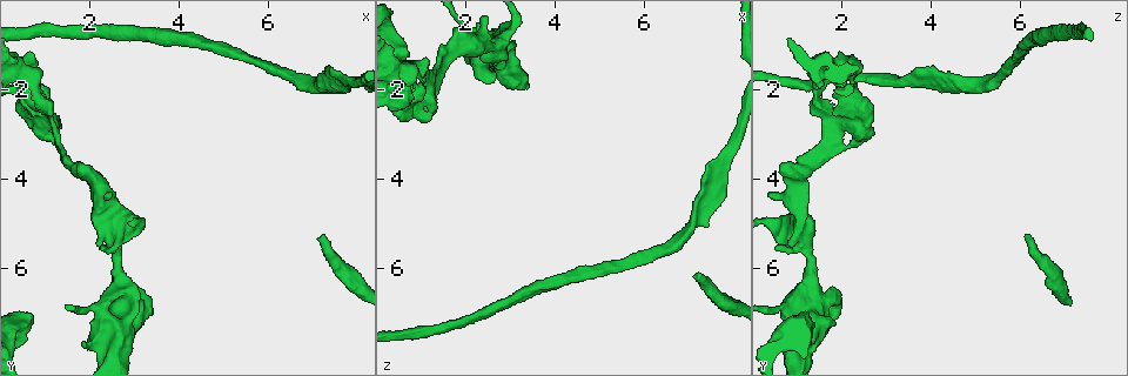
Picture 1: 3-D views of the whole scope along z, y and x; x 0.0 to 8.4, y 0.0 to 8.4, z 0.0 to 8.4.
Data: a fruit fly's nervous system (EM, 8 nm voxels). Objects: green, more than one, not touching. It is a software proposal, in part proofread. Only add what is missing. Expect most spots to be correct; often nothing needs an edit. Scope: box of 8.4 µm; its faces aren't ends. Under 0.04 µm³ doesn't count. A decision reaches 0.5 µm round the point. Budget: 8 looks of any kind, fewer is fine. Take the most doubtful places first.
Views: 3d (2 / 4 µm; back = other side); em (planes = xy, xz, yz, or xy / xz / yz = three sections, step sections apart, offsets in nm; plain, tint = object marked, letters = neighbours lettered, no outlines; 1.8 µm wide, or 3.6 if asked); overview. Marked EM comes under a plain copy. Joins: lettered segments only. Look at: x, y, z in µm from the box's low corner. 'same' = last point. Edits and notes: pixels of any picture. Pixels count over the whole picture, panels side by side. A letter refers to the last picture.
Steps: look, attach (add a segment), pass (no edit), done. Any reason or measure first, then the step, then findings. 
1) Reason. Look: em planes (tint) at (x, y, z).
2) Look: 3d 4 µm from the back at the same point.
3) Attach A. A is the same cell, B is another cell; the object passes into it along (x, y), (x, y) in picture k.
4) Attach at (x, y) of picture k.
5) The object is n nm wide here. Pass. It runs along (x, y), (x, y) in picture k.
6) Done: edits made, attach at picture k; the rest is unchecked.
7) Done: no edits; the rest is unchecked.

Thick end. Look: 3d 4 µm at (0.70, 7.25, 1.20).

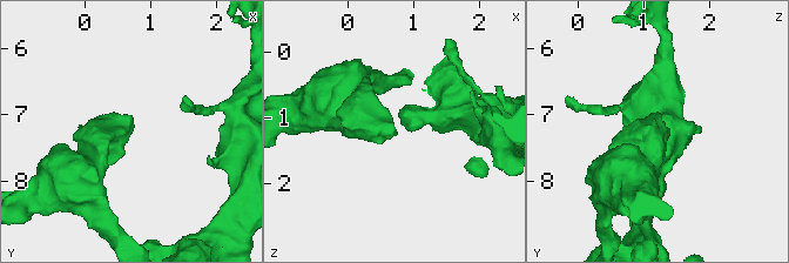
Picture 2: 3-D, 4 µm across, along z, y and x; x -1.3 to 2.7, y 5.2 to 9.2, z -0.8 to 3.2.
Shape alone is not enough. Look: em planes (letters) at (0.75, 7.20, 1.20).

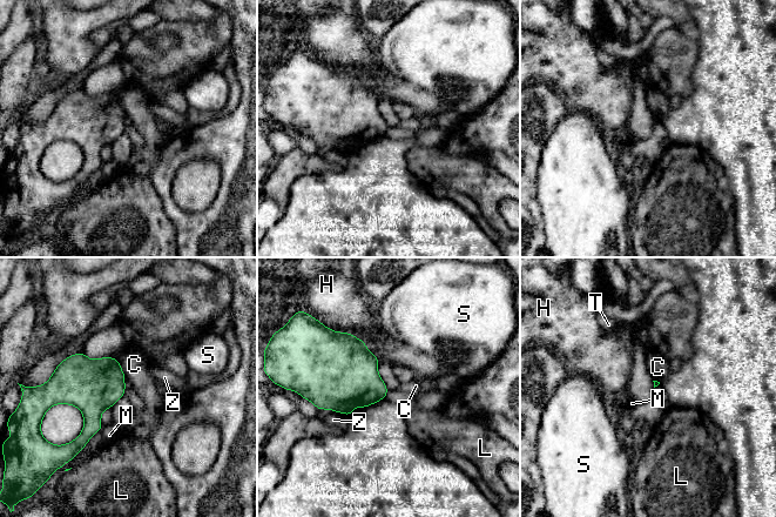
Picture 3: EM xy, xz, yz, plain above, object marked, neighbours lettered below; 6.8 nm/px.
Pass. C, H, L, M, S, T and Z are other cells; a border runs along (117, 358), (126, 377) in picture 3; none of them fits.

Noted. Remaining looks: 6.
Closes a loop. Look: em planes (letters) at (7.45, 1.65, 3.60).

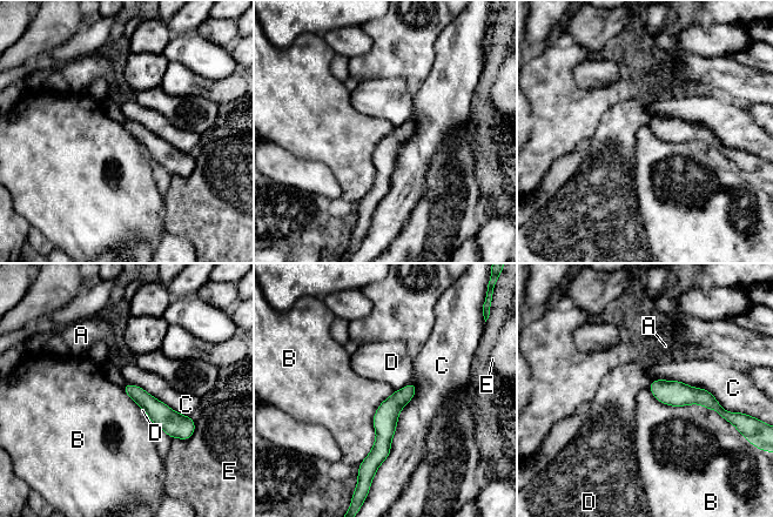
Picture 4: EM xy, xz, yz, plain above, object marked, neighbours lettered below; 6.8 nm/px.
The longest contact is with C, 700 nm. Pass. A, B, C, D and E are other cells; it runs along (412, 387), (388, 411), (368, 463) in picture 4; no lettered segment goes on from it.

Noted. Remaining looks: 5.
Branch point. Look: em 3.6 µm planes (letters) at (1.00, 2.90, 2.40).

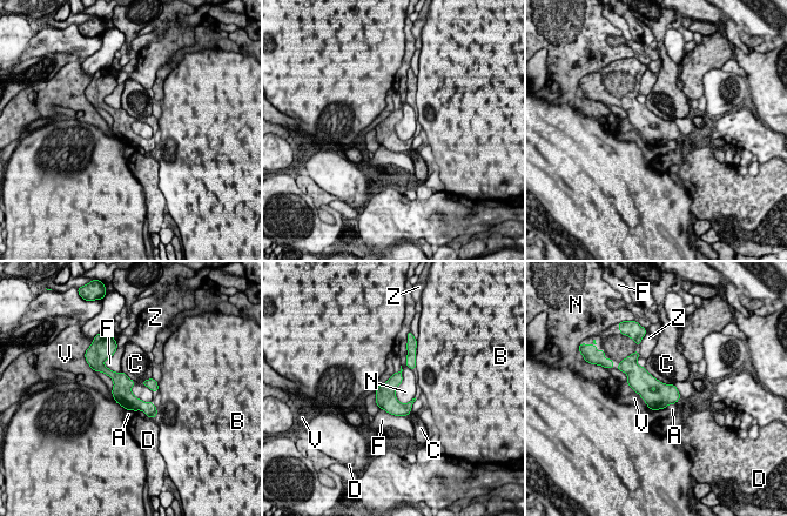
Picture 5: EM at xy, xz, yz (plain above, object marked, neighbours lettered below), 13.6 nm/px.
The object is 260 nm wide here; the longest contact is with N, 550 nm. Pass. A, B, C, D, F, N, V and Z are other cells; none of them fits.

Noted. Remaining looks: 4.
Done: no edits; the rest is unchecked.

